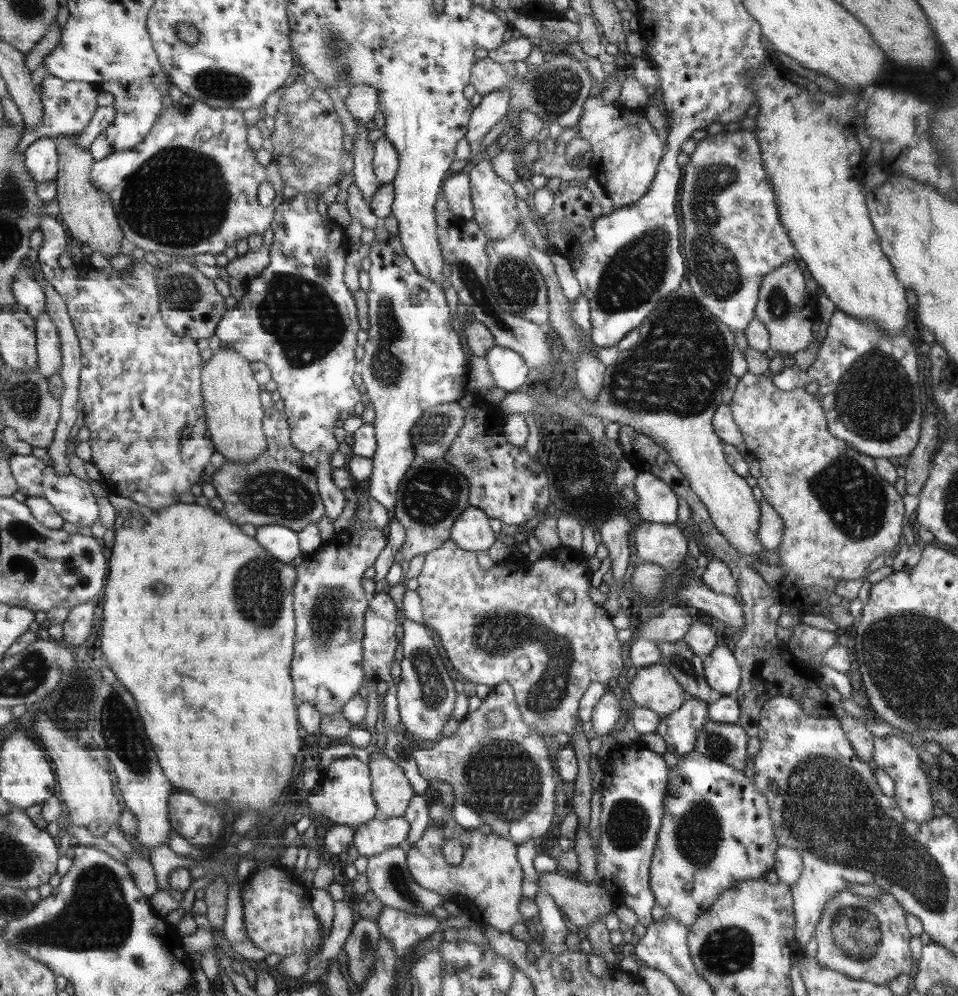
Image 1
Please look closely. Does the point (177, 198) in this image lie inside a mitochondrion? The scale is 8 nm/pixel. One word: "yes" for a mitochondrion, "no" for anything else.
yes

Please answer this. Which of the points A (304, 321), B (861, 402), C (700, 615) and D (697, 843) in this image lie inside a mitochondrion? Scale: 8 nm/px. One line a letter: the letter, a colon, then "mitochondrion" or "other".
A: mitochondrion
B: mitochondrion
C: other
D: mitochondrion

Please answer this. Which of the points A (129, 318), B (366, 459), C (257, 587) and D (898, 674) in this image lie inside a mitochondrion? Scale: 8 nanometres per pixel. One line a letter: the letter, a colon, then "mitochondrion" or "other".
A: other
B: other
C: mitochondrion
D: mitochondrion

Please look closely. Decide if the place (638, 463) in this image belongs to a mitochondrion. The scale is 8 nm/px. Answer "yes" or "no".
no

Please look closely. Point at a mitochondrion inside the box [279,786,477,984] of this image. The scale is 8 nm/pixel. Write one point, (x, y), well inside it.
(396, 877)

